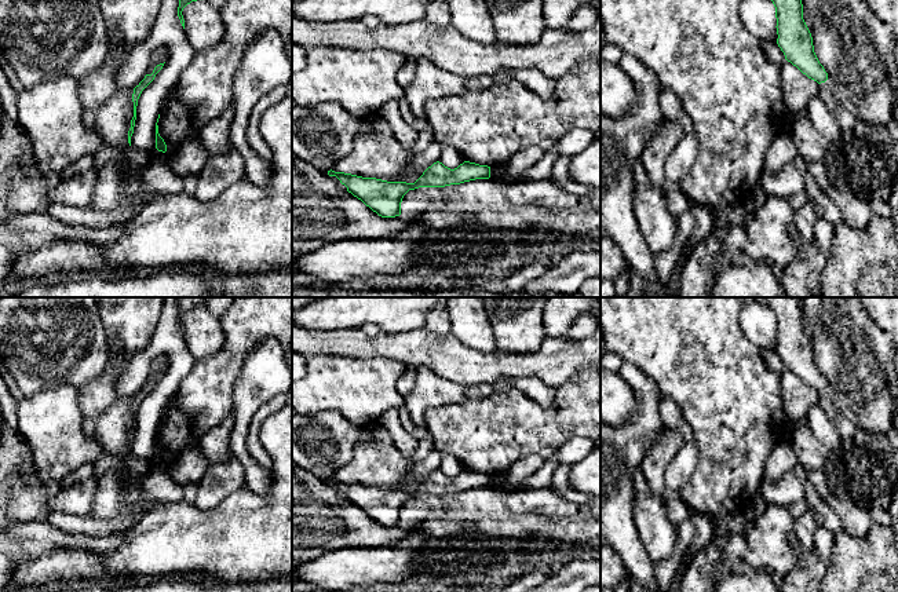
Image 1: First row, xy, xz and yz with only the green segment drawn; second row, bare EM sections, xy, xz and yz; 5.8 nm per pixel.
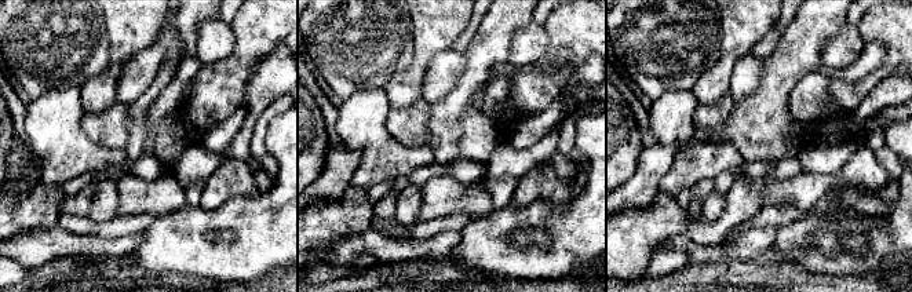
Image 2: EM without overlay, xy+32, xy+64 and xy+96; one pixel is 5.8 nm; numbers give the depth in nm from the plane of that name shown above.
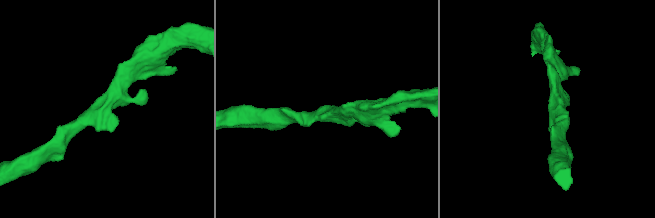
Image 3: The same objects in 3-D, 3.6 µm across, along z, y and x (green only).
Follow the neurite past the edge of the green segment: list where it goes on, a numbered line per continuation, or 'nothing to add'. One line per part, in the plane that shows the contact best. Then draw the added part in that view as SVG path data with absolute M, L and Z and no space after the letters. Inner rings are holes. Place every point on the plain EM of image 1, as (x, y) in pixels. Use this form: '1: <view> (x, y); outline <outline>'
nothing to add

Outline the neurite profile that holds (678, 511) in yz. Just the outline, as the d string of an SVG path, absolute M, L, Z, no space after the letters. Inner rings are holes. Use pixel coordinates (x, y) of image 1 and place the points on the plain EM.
M668 490L664 497L664 504L674 526L679 526L683 520L689 519L693 512L682 500L679 491Z

